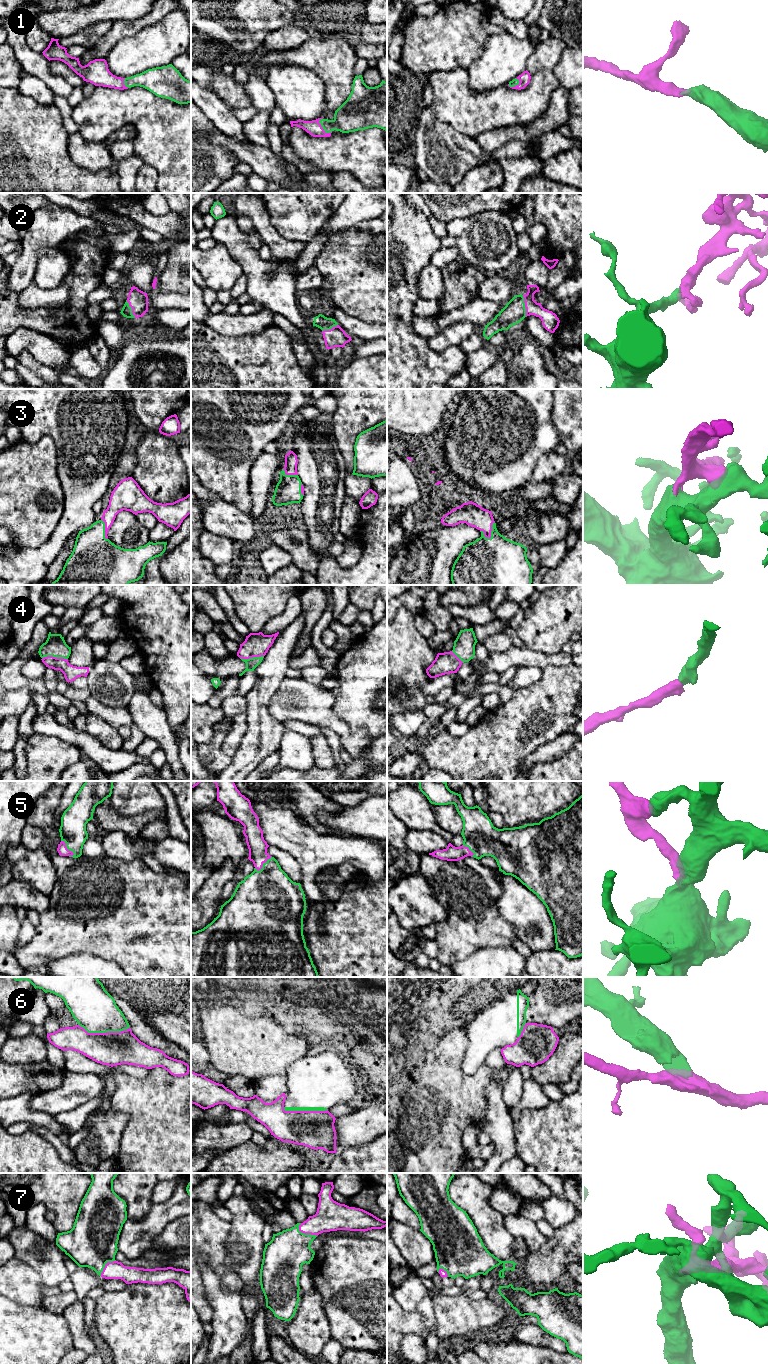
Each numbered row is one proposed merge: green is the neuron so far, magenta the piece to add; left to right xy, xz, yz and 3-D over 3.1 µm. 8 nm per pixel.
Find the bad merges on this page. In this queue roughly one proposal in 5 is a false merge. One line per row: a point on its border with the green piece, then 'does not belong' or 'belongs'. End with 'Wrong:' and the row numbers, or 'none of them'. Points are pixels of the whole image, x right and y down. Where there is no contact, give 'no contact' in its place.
1: xz (322, 127) | belongs
2: yz (524, 306) | belongs
3: yz (491, 531) | belongs
4: xy (55, 656) | belongs
5: xy (67, 848) | belongs
6: xy (104, 1032) | does not belong
7: xz (305, 1234) | belongs
Wrong: 6

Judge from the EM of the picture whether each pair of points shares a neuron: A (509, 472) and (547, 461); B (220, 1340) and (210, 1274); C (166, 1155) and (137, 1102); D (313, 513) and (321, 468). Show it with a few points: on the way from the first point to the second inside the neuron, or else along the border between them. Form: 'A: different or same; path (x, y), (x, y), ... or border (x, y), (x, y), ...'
A: different; border (554, 449), (543, 454), (538, 459), (529, 480)
B: same; path (221, 1324), (221, 1300), (215, 1290)
C: same; path (166, 1142), (166, 1131), (150, 1115)
D: same; path (321, 502), (321, 479)

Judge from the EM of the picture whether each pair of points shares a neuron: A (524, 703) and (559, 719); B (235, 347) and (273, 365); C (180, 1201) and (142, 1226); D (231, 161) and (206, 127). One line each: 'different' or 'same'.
A: same
B: same
C: same
D: different

